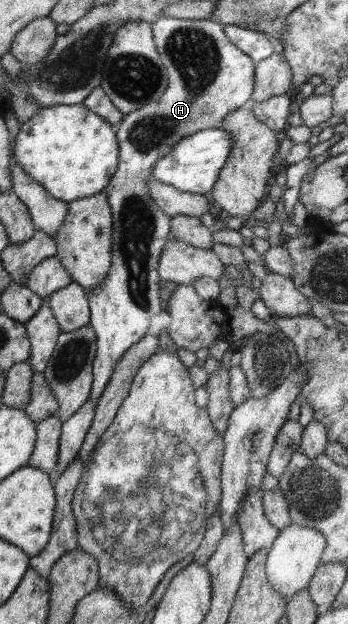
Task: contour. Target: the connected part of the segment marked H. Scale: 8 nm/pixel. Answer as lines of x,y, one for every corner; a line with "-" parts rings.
178,17
158,18
151,24
154,43
162,65
168,72
168,87
164,96
157,101
150,101
143,107
125,114
121,120
118,131
115,132
120,149
120,162
116,172
108,183
104,192
111,208
113,229
111,244
111,267
108,274
94,291
87,292
89,309
91,312
89,323
96,335
97,349
93,360
93,383
89,400
97,400
102,396
118,361
124,353
141,339
150,330
150,318
160,314
162,299
160,299
160,282
158,263
163,246
168,241
171,217
160,210
160,207
149,195
147,184
154,179
153,166
158,160
168,156
172,148
180,139
194,134
199,130
218,129
226,115
237,111
250,101
254,89
255,62
244,52
241,52
224,33
220,23
212,20
190,20

